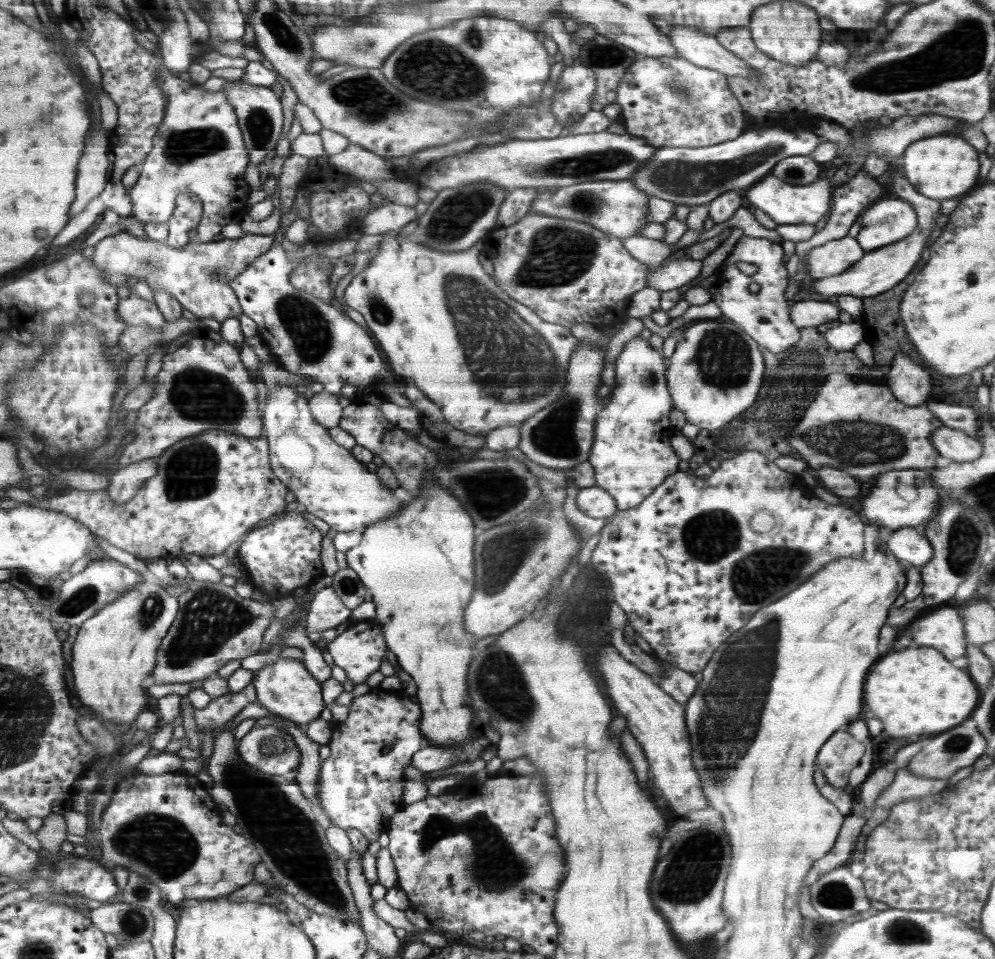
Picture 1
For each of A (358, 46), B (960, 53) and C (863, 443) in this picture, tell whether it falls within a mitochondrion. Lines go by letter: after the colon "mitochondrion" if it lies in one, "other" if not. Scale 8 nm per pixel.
A: mitochondrion
B: mitochondrion
C: mitochondrion

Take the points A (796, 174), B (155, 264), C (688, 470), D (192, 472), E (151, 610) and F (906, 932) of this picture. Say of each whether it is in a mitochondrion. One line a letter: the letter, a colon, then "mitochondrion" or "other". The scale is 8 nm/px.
A: mitochondrion
B: mitochondrion
C: other
D: mitochondrion
E: mitochondrion
F: mitochondrion

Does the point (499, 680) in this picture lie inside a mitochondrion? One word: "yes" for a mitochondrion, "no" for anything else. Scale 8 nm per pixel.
yes

